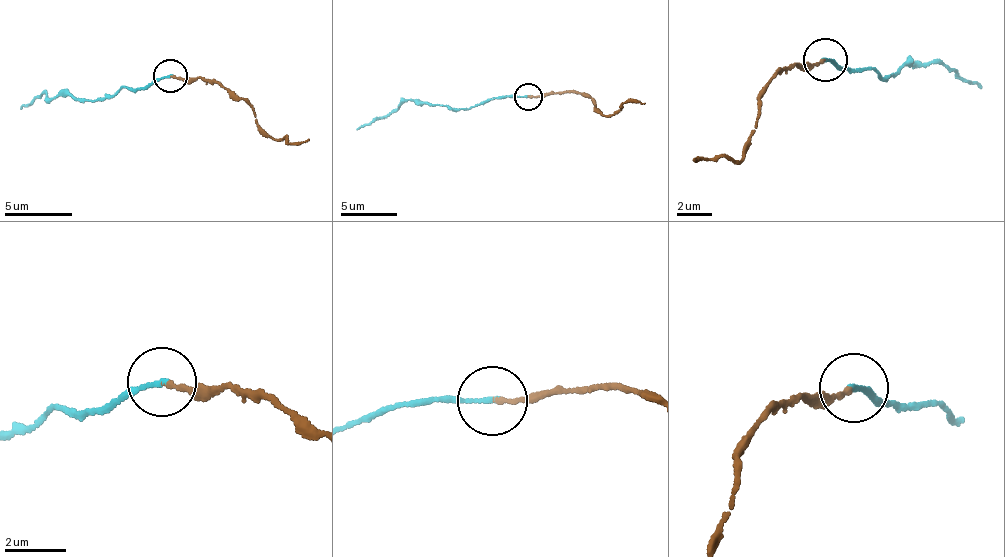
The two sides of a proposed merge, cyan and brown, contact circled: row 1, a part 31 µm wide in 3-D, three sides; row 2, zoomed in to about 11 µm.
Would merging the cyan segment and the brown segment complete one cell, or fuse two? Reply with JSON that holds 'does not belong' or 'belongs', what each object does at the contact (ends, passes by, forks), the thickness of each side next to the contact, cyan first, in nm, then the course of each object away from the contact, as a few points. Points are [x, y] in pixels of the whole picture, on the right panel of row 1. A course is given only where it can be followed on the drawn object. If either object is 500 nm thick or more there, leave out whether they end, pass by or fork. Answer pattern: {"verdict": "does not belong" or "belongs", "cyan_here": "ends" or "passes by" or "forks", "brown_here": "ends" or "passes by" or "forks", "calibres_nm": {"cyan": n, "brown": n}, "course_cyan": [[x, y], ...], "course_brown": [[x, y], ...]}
{"verdict": "does not belong", "cyan_here": "ends", "brown_here": "ends", "calibres_nm": {"cyan": 150, "brown": 140}, "course_cyan": [[826, 60], [876, 72], [884, 78], [889, 77], [912, 59], [916, 64], [941, 63], [981, 90]], "course_brown": [[826, 60], [784, 67], [765, 82], [743, 160], [737, 164], [704, 156], [693, 157]]}

